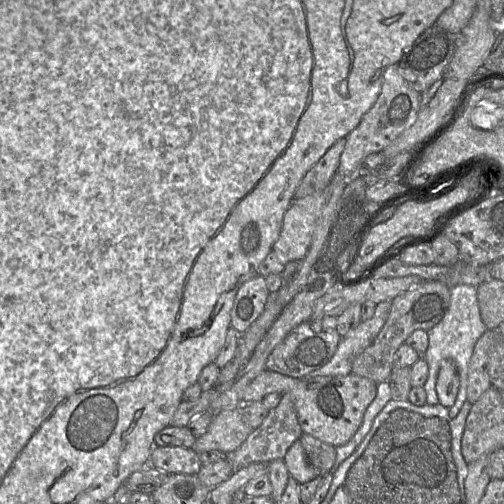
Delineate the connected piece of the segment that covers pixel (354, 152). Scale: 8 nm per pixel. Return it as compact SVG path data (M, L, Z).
M398 64L388 66L383 73L380 93L363 115L358 125L346 136L346 145L341 153L335 173L341 175L346 185L358 175L362 160L374 152L382 152L414 122L421 101L421 93L412 89L399 73Z

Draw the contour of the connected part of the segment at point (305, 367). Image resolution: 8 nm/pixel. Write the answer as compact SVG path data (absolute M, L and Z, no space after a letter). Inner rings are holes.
M305 321L293 328L267 358L266 370L281 373L293 378L304 378L311 372L326 365L335 354L341 336L336 329L314 332L310 322Z

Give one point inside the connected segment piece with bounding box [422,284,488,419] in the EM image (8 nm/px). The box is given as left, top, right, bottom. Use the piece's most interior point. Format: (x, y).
(455, 336)

